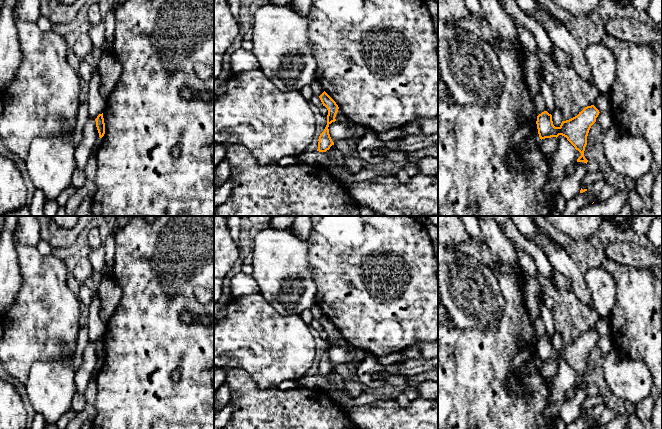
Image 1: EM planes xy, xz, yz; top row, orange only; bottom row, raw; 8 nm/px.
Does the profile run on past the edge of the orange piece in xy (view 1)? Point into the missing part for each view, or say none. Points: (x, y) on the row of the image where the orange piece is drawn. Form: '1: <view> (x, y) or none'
1: none

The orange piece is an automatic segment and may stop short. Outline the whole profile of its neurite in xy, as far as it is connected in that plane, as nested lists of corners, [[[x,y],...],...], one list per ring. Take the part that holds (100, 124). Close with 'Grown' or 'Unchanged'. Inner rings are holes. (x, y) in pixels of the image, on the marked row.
[[[103,113],[99,114],[95,119],[95,121],[96,121],[96,127],[99,133],[99,137],[102,138],[105,134],[105,123],[103,118]]]. Unchanged

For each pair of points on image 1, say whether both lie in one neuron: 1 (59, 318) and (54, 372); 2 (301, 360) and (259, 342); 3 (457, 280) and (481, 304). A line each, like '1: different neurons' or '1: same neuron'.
1: different neurons
2: same neuron
3: same neuron

